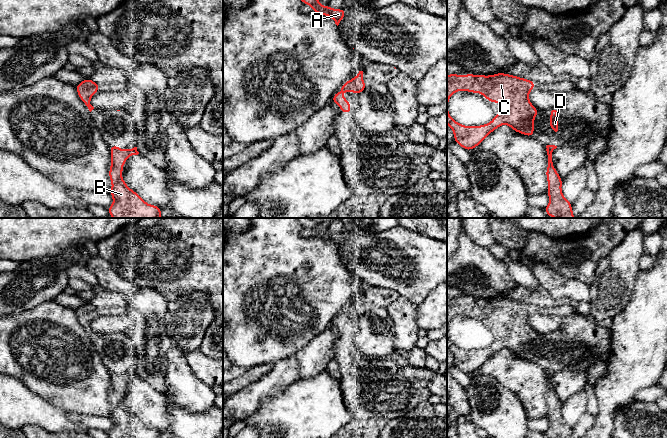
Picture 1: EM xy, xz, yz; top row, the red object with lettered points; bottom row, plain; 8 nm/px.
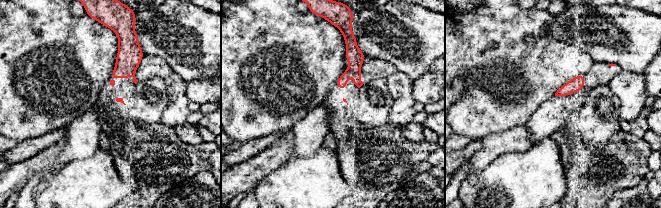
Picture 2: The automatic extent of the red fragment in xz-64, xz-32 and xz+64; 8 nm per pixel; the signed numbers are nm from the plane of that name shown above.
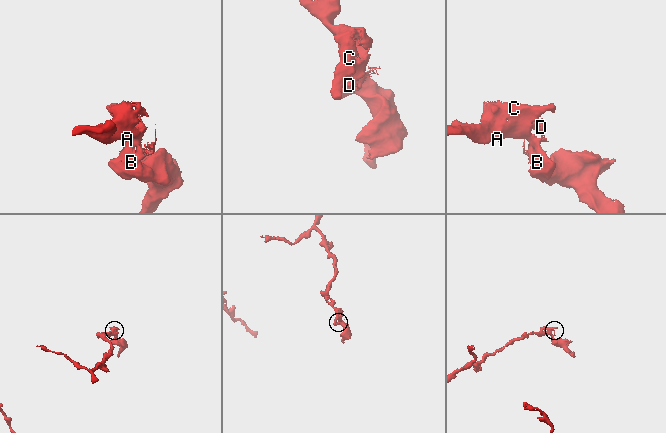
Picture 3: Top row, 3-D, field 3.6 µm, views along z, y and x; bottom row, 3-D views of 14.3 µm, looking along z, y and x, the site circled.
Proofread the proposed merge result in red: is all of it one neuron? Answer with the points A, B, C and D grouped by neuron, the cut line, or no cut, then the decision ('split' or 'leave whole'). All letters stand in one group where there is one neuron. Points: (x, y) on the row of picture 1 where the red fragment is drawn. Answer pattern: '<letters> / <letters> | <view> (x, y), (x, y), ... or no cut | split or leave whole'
A C D / B | xz (347, 82), (344, 90) | split

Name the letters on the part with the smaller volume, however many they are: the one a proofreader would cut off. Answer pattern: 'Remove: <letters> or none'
Remove: B

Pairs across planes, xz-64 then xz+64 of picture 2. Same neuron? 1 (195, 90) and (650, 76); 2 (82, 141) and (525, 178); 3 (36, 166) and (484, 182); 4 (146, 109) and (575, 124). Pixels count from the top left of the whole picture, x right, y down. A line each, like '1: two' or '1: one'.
1: one
2: two
3: two
4: one

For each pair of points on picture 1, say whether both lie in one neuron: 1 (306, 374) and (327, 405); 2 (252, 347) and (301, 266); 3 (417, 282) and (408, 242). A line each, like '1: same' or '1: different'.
1: different
2: same
3: same

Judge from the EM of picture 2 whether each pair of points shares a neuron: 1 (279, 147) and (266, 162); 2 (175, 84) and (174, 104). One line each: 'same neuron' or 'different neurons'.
1: same neuron
2: same neuron

